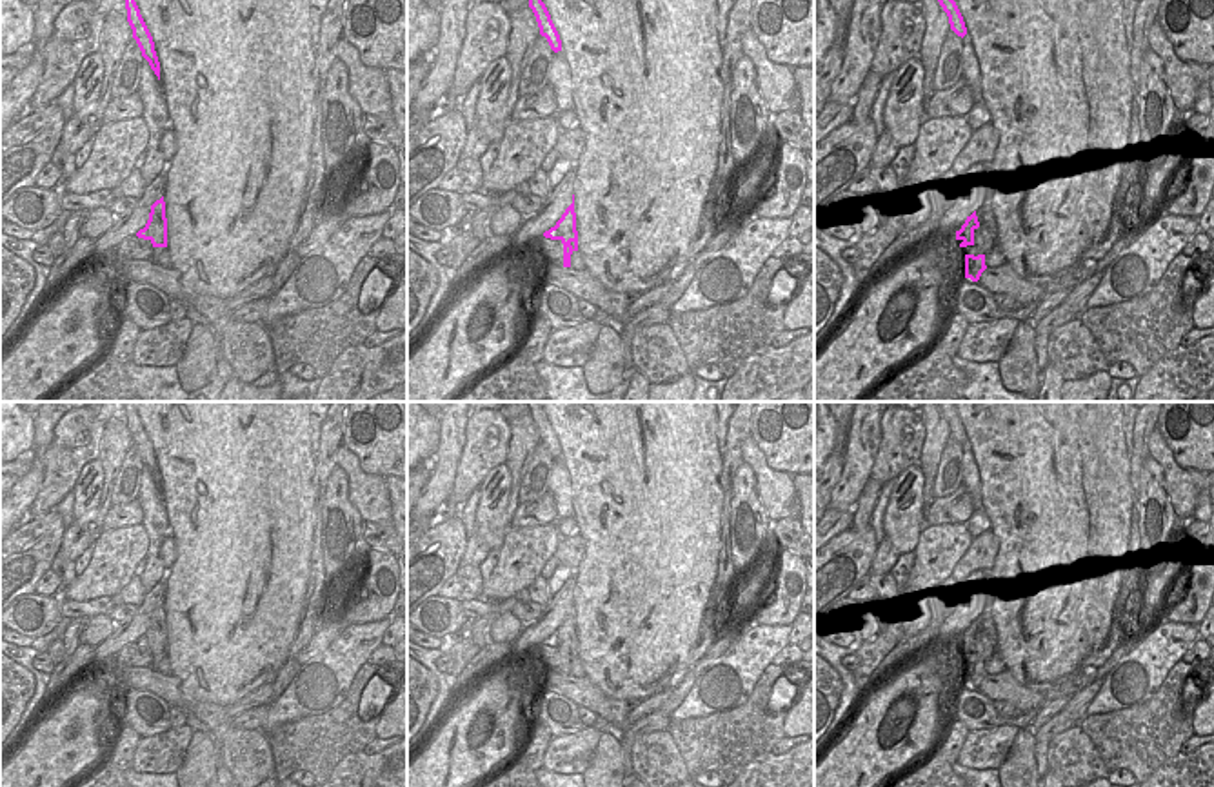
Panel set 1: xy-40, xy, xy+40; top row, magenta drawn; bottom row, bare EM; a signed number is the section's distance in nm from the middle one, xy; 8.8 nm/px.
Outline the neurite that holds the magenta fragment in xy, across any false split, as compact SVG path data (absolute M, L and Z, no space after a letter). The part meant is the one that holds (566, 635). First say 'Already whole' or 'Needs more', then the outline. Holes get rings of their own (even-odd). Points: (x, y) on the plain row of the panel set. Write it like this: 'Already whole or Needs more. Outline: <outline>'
Already whole. Outline: M574 602L572 611L565 616L556 633L543 640L543 643L563 651L563 674L571 674L571 662L578 658Z

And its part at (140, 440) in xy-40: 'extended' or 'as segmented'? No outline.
as segmented

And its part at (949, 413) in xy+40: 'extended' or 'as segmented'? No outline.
as segmented

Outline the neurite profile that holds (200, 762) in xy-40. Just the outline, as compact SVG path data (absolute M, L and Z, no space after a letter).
M194 731L184 763L176 769L178 787L211 787L216 767L216 745L205 732Z

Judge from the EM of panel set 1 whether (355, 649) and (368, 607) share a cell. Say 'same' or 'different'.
different

